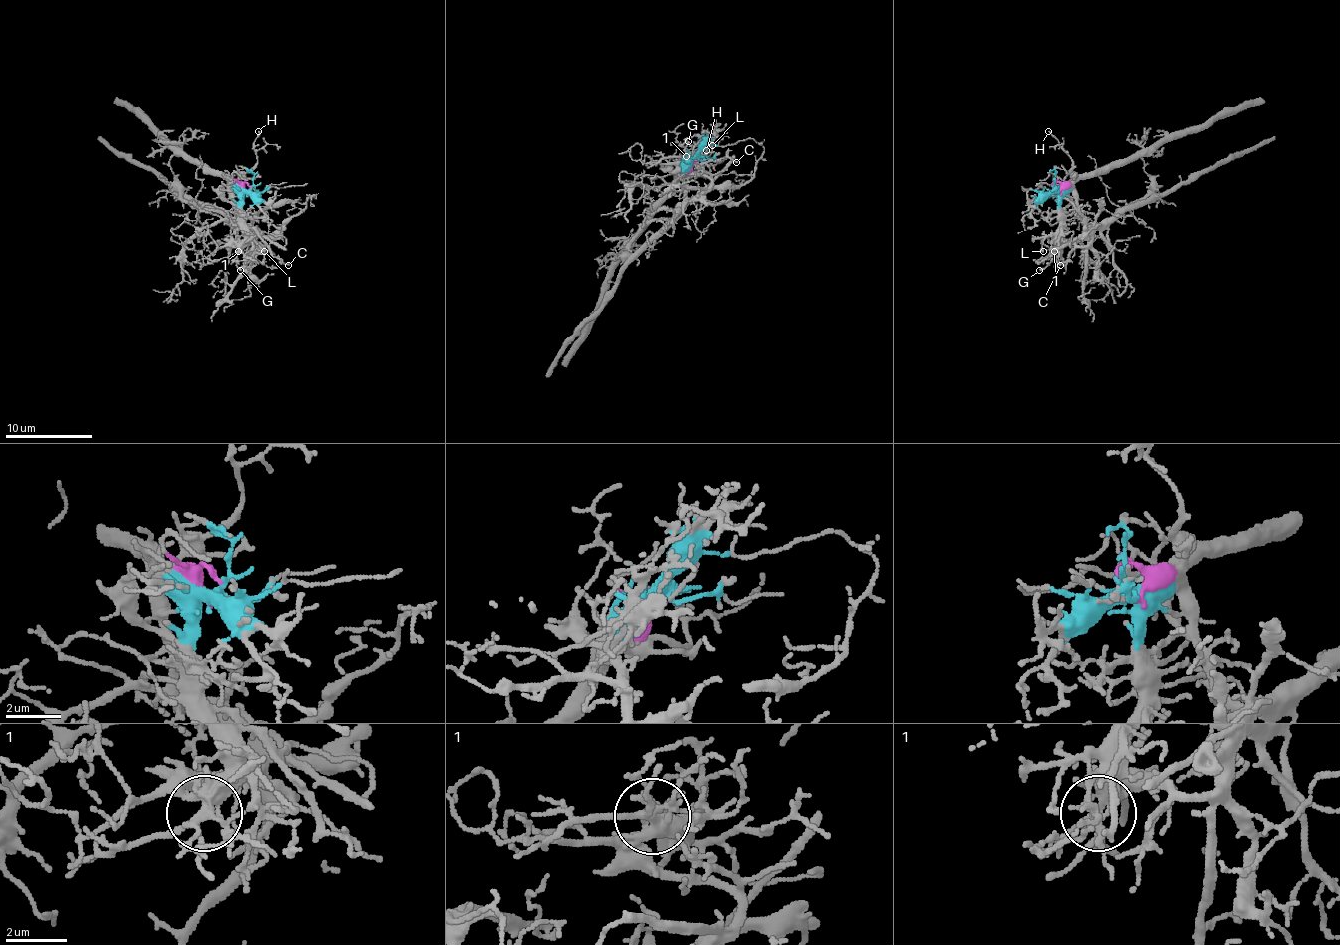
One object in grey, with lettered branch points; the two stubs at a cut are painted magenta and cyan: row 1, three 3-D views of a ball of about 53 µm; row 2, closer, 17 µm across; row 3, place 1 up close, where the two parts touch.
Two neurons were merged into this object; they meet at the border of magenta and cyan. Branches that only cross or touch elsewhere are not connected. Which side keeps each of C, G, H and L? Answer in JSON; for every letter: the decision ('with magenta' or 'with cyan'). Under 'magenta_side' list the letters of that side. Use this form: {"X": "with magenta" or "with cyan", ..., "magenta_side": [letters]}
{"C": "with cyan", "G": "with cyan", "H": "with magenta", "L": "with cyan", "magenta_side": ["H"]}

